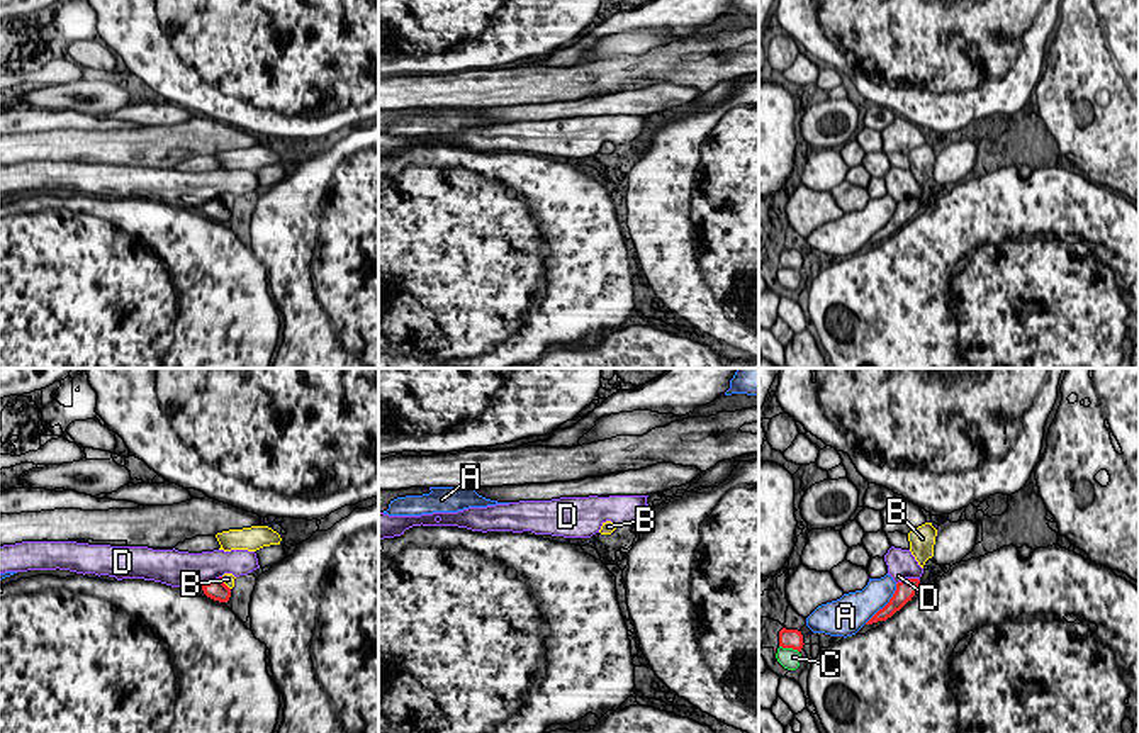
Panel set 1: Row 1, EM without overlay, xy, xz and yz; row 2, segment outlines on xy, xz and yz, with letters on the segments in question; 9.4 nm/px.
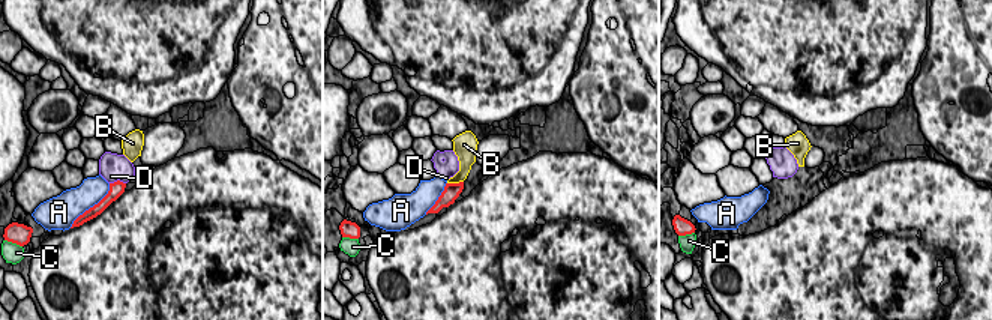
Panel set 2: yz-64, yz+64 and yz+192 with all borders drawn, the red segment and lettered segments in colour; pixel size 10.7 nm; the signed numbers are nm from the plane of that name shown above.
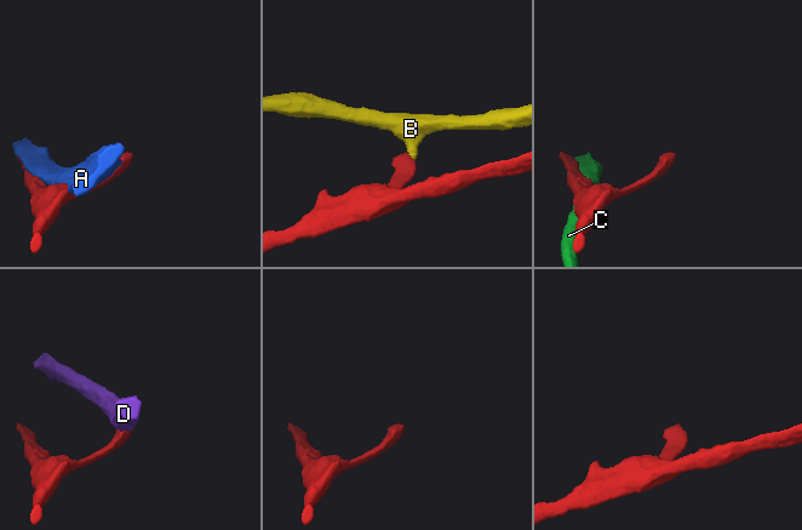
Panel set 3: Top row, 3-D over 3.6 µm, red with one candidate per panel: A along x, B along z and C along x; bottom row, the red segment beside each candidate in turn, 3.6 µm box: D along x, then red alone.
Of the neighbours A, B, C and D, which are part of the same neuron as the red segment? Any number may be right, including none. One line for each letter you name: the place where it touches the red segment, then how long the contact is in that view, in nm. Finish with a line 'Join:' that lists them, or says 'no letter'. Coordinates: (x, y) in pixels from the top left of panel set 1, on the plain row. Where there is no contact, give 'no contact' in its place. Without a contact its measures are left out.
Join: no letter

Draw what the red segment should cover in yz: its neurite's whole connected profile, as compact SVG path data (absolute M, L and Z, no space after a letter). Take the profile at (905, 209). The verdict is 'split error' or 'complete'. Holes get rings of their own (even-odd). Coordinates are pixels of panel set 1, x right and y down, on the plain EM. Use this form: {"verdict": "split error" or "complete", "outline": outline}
{"verdict": "complete", "outline": "M905 199L896 204L896 210L889 222L879 229L866 244L872 244L878 241L886 241L891 238L896 231L900 231L918 210L920 200L918 199Z"}

